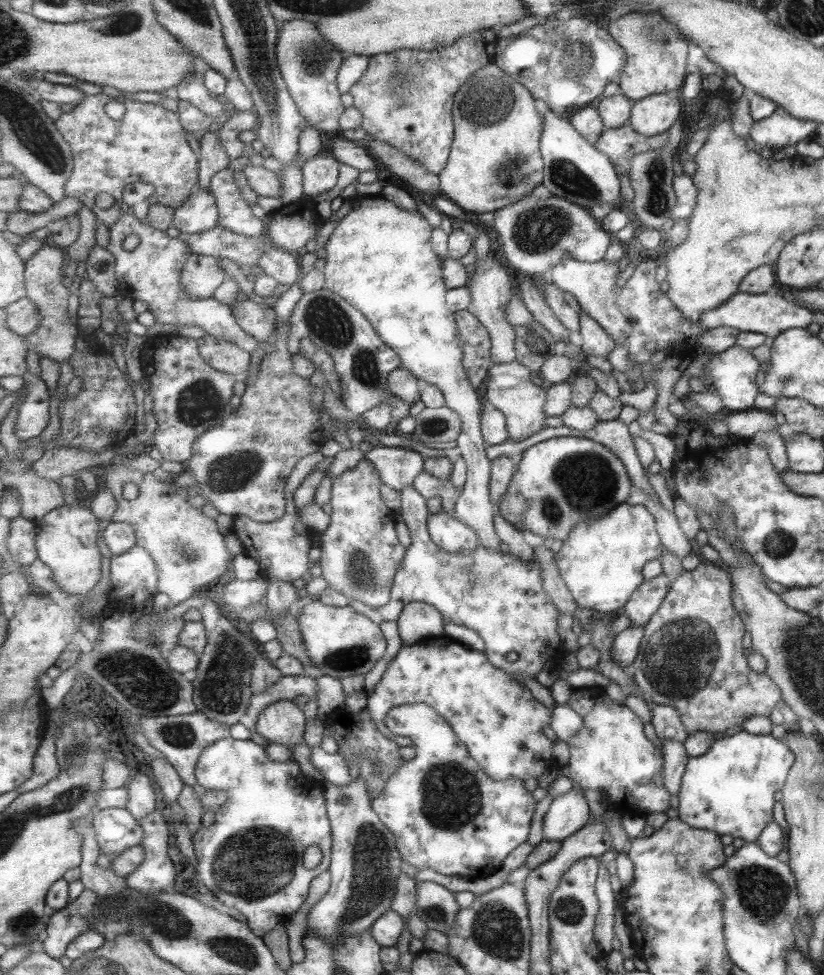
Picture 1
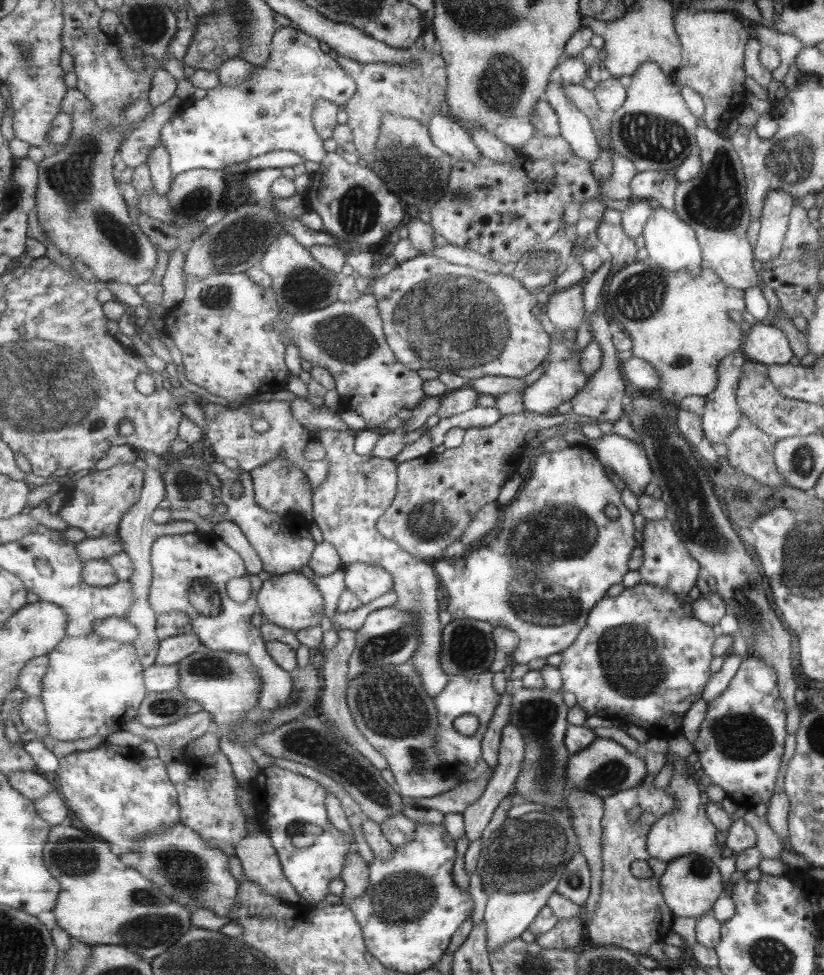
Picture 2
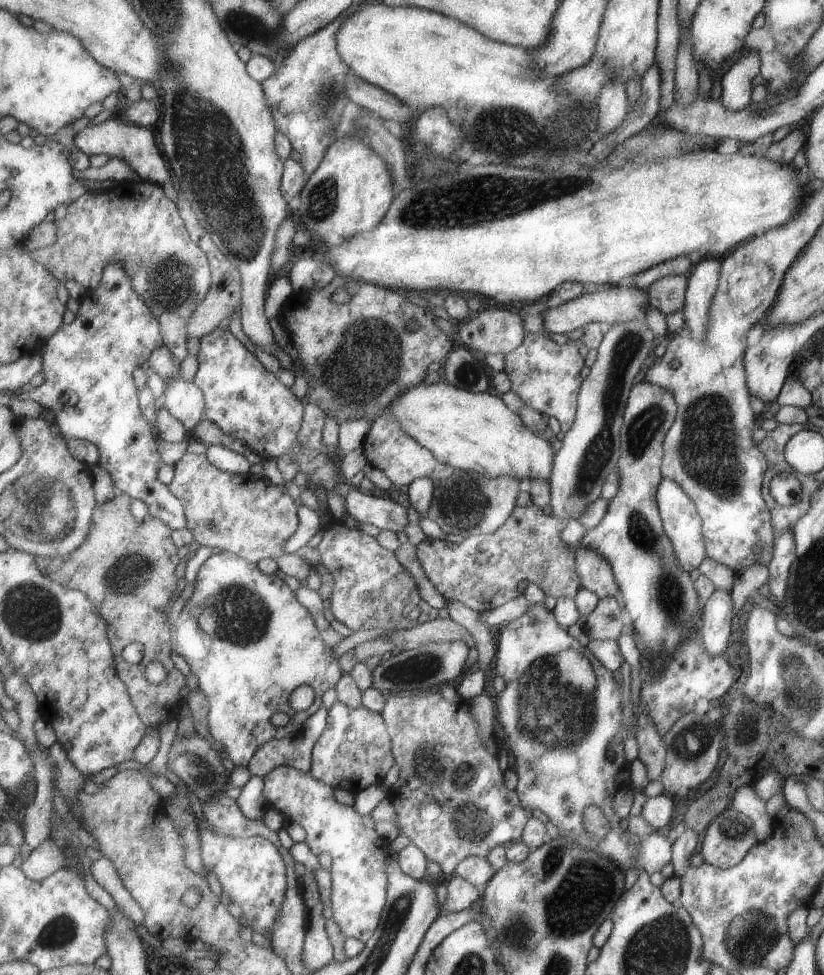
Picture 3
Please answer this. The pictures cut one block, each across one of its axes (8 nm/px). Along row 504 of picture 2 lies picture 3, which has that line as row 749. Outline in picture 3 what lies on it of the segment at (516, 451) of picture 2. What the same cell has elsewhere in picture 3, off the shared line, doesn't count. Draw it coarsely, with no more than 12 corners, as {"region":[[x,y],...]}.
{"region":[[388,694],[395,824],[449,878],[530,820],[469,700]]}

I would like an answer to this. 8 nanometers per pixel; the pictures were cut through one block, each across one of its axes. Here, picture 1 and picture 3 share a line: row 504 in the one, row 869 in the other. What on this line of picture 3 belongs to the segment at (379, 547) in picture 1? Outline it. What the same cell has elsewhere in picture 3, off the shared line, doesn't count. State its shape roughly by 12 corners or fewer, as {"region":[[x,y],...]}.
{"region":[[281,766],[265,796],[332,858],[333,919],[364,944],[388,903],[377,821],[311,770]]}

